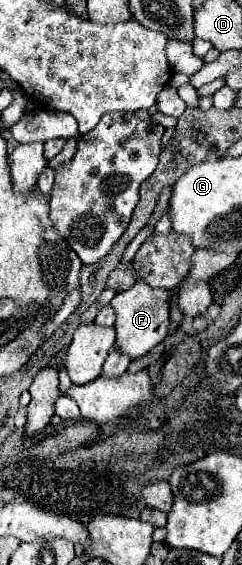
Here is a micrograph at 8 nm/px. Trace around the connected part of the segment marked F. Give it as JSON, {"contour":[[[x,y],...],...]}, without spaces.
{"contour":[[[137,280],[129,290],[117,292],[115,298],[111,300],[111,306],[117,314],[115,348],[125,352],[131,360],[145,356],[169,332],[169,304],[167,304],[167,290],[163,290],[163,288],[153,290],[143,280]]]}

